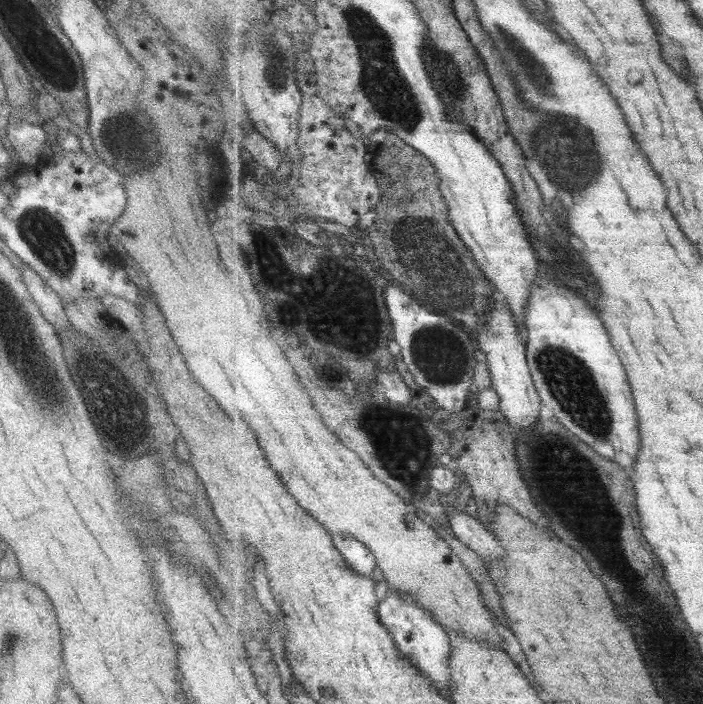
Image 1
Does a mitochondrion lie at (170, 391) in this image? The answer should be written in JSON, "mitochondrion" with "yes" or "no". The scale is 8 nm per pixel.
{"mitochondrion":"no"}

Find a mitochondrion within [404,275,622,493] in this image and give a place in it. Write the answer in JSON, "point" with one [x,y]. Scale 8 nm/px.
{"point":[571,385]}

